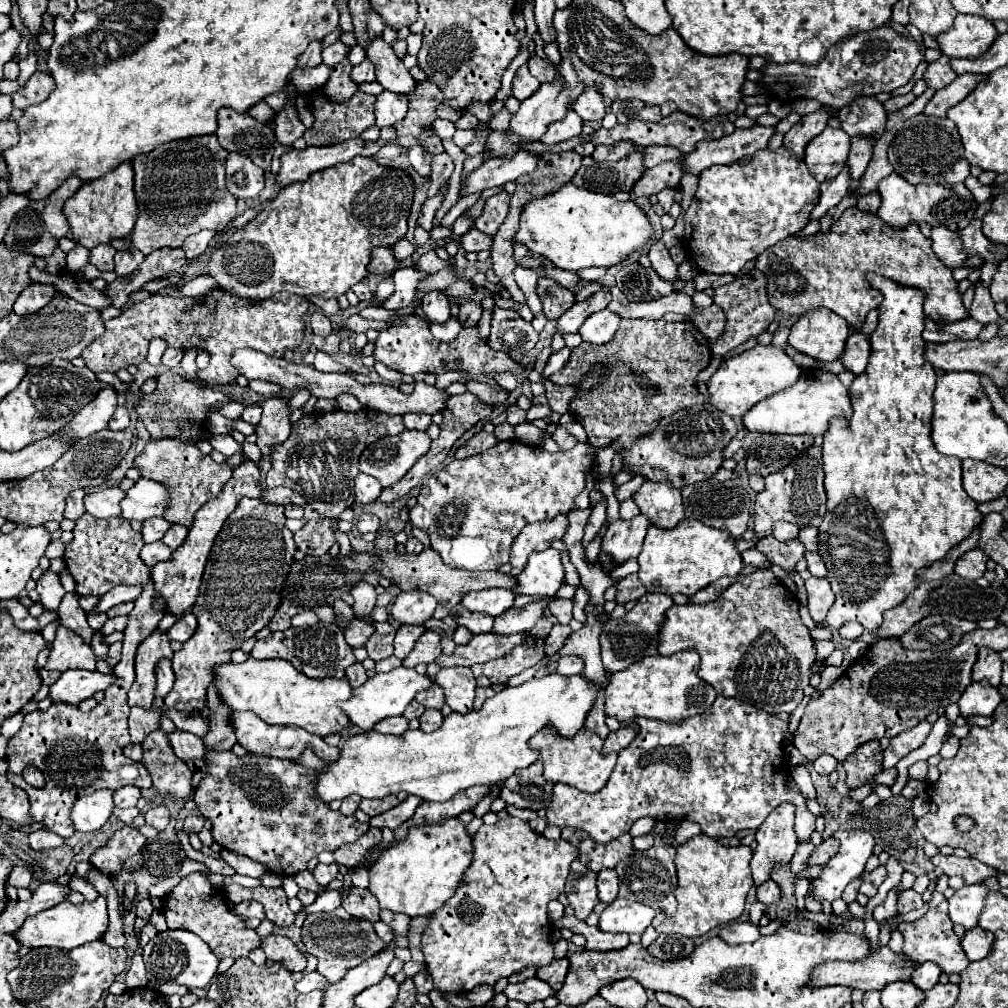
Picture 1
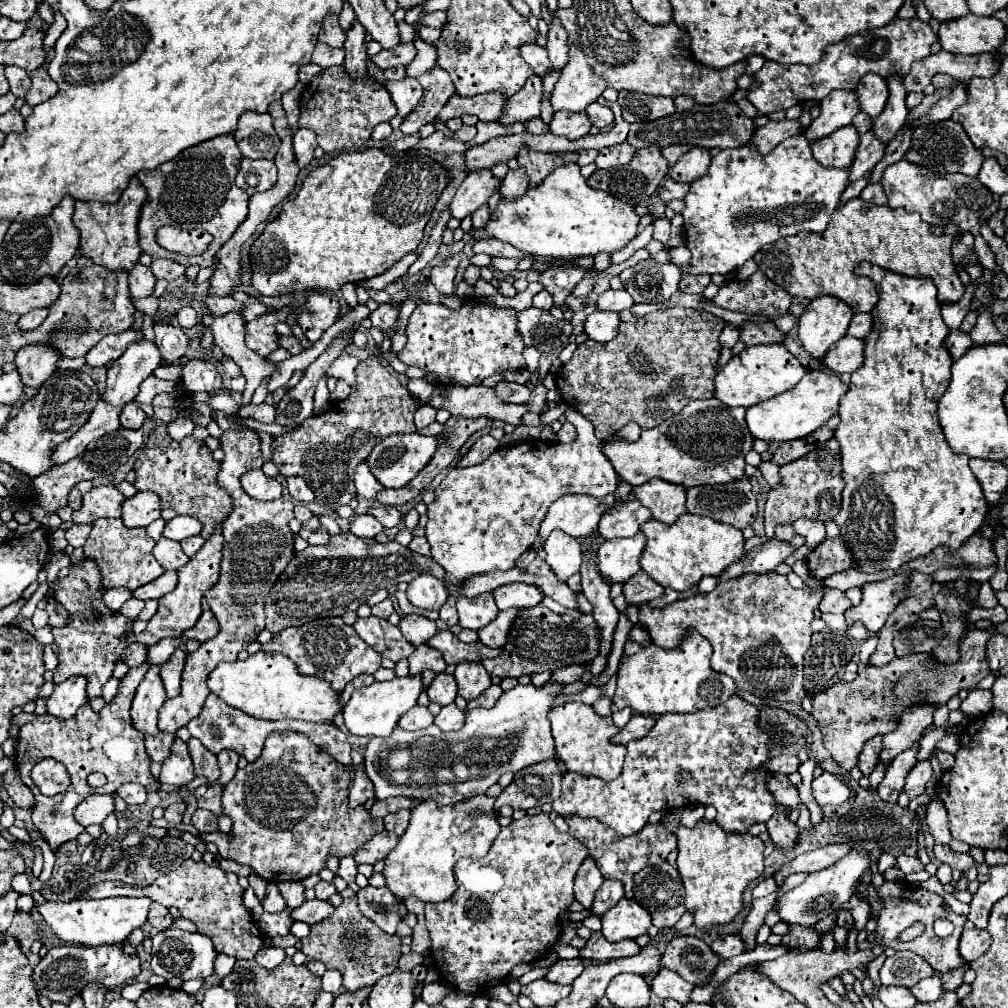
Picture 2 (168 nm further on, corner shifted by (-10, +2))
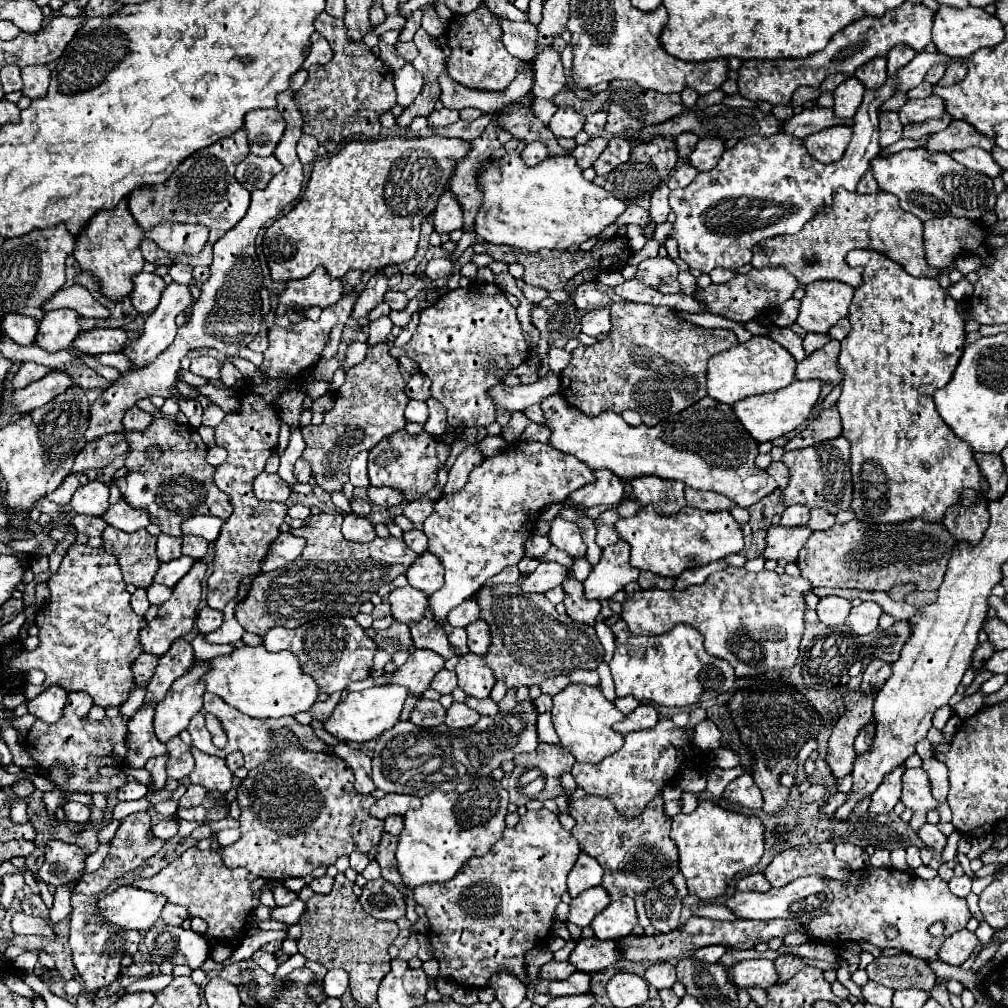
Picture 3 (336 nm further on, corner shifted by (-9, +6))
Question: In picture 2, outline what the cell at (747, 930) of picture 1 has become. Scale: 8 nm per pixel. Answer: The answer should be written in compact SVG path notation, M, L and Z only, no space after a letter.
M735 933L735 935L725 935L725 937L719 937L711 943L711 949L721 957L721 959L729 959L729 957L735 957L739 953L743 953L745 945L741 941L741 937Z

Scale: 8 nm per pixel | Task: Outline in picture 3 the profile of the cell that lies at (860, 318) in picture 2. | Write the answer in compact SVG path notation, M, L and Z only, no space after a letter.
M844 317L844 319L840 319L832 329L830 329L830 337L832 339L838 339L838 341L842 341L846 335L848 335L848 331L850 331L850 327L852 327L852 323L850 323L850 319L848 317Z

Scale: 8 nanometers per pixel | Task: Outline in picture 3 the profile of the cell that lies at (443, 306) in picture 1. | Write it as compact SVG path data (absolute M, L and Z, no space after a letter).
M432 259L428 265L426 265L426 275L436 281L436 279L448 279L454 271L454 263L450 259Z

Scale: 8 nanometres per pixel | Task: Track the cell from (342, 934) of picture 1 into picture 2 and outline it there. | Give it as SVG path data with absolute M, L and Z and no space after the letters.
M351 889L341 891L343 903L335 909L335 913L311 925L311 933L301 939L301 951L309 959L317 959L325 963L327 969L337 969L343 975L343 987L347 991L359 991L363 987L373 987L381 977L391 975L397 969L397 959L401 955L401 939L397 935L387 935L375 923L365 919L357 911L355 893Z

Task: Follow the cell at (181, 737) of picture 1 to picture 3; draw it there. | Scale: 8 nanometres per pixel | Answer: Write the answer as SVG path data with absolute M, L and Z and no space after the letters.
M194 745L190 747L190 751L192 751L194 761L196 761L194 771L188 775L190 783L192 785L202 785L208 791L214 791L216 789L216 791L226 793L232 787L232 773L226 767L224 759L206 755L206 753L198 751Z

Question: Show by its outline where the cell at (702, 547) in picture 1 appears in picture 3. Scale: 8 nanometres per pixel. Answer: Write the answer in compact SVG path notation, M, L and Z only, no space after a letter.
M642 507L636 517L620 519L616 523L620 539L628 541L632 547L630 565L636 569L648 569L662 577L678 577L690 567L708 565L720 561L730 553L740 553L744 547L742 529L728 511L700 511L684 507L676 515L662 517L654 513L652 507Z

